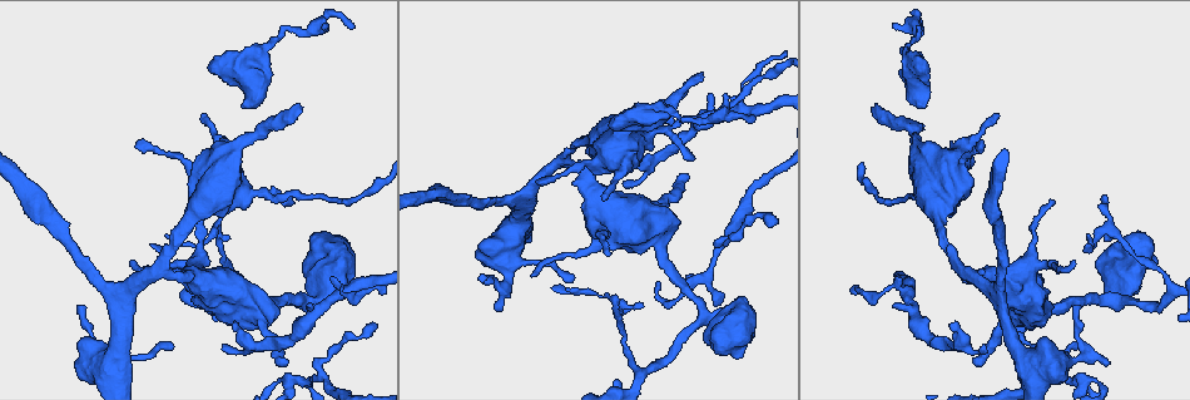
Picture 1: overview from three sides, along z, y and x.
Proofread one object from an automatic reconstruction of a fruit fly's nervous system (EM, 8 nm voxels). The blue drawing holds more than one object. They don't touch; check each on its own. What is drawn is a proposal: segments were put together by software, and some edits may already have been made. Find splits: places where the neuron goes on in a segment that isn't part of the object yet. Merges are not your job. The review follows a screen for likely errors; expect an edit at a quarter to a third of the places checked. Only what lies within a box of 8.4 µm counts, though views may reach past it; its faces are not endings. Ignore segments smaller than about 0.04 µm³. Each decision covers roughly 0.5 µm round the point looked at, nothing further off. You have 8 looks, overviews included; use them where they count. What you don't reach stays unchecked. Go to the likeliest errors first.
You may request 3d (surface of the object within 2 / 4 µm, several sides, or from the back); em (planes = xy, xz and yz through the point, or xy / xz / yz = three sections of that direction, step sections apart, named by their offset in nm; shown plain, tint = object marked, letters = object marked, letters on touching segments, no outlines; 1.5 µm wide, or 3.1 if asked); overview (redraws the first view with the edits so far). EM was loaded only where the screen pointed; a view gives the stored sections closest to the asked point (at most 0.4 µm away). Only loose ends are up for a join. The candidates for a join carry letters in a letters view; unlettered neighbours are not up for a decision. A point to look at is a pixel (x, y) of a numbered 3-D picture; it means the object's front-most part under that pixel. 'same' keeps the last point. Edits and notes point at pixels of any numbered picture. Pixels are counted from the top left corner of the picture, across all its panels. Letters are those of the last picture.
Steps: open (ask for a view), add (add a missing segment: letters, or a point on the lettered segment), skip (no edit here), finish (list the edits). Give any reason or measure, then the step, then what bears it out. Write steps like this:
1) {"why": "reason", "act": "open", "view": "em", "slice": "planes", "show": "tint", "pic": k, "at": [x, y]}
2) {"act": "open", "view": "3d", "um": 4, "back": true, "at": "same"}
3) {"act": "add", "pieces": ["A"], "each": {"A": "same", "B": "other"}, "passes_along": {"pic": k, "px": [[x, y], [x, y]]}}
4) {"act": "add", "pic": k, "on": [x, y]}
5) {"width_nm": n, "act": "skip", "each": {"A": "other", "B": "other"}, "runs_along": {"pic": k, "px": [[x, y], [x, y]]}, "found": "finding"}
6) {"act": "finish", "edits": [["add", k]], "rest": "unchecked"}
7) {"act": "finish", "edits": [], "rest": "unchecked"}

{"act": "open", "view": "3d", "um": 2, "pic": 1, "at": [925, 105]}

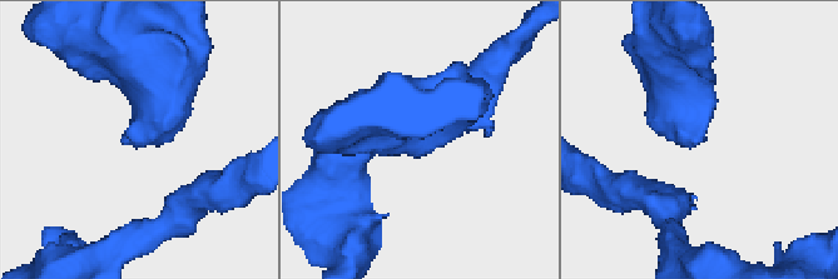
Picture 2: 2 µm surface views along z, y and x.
{"why": "now the EM", "act": "open", "view": "em", "slice": "xy", "step": 4, "show": "letters", "pic": 2, "at": [126, 139]}

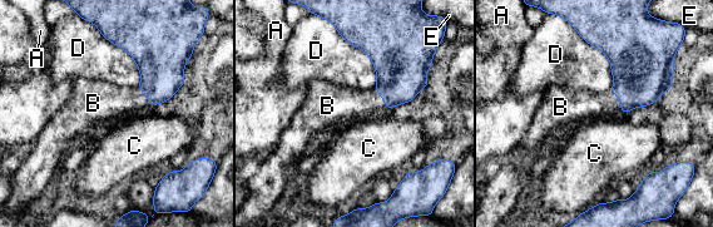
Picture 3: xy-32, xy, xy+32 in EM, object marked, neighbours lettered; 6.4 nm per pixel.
{"longest_contact_nm": ["D", 440], "act": "add", "pieces": ["B"], "each": {"A": "other", "B": "same", "C": "other", "D": "other", "E": "other"}, "passes_along": {"pic": 3, "px": [[642, 70], [619, 102], [580, 105]]}, "found": "it goes on there"}

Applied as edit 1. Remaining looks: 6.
{"why": "branch stops here", "act": "open", "view": "3d", "um": 2, "back": true, "pic": 1, "at": [973, 361]}

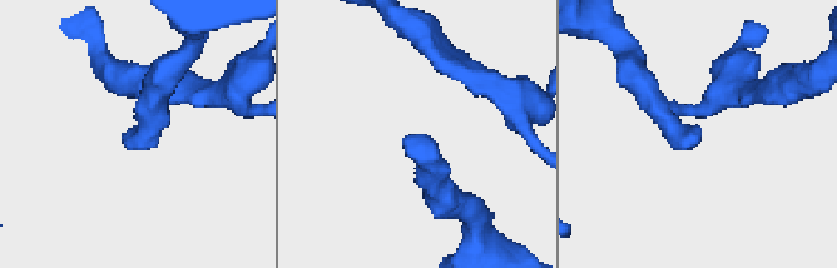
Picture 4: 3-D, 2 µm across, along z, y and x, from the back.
{"why": "need the tissue", "act": "open", "view": "em", "slice": "planes", "show": "letters", "pic": 4, "at": [698, 139]}

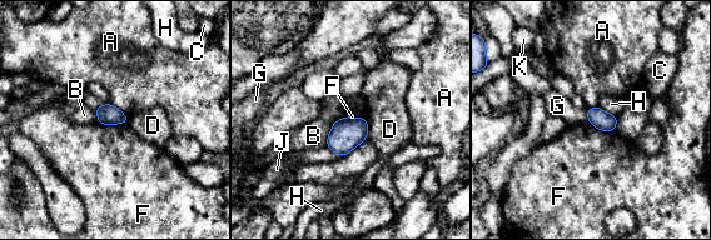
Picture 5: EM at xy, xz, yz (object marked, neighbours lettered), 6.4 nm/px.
{"act": "skip", "each": {"A": "other", "B": "other", "C": "other", "D": "other", "F": "other", "G": "other", "H": "other", "J": "other", "K": "other"}, "border": {"pic": 5, "px": [[98, 121], [125, 124]]}, "found": "no lettered segment goes on from it"}

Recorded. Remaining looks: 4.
{"why": "an open end", "act": "open", "view": "3d", "um": 2, "back": true, "pic": 1, "at": [892, 26]}

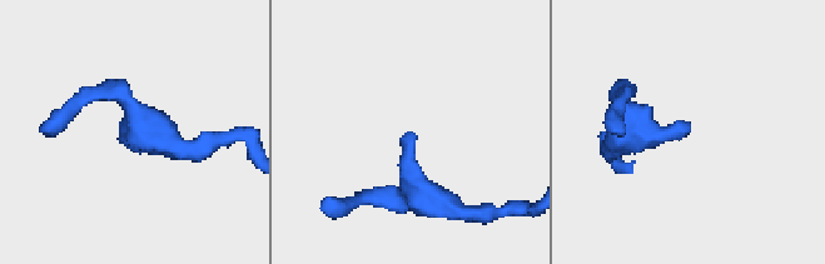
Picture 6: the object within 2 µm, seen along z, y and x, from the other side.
{"act": "open", "view": "em", "slice": "planes", "show": "letters", "pic": 6, "at": [132, 128]}

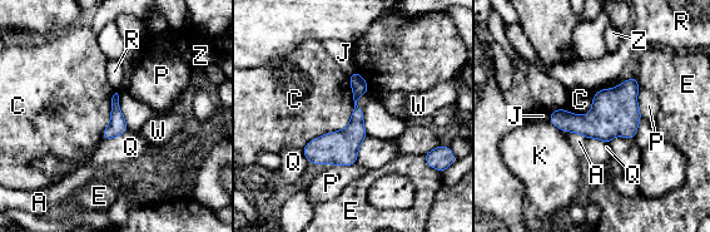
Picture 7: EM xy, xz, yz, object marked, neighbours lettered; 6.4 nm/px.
{"act": "skip", "each": {"A": "other", "C": "other", "E": "other", "J": "other", "K": "other", "P": "other", "Q": "other", "R": "other", "W": "other", "Z": "other"}, "found": "no lettered segment goes on from it"}

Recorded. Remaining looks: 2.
{"act": "finish", "edits": [["add", 3]], "rest": "unchecked"}

